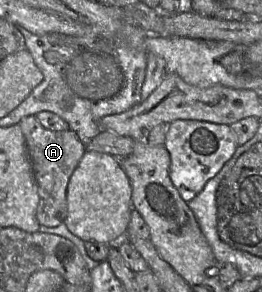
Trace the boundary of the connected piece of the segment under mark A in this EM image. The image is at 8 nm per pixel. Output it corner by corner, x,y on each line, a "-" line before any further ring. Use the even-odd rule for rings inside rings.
30,115
19,122
25,138
34,177
38,186
39,204
36,217
40,225
55,227
64,222
67,215
67,186
69,179
86,152
86,146
73,130
52,131
46,129

